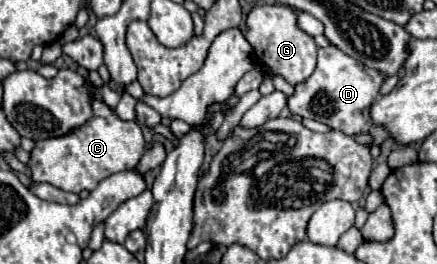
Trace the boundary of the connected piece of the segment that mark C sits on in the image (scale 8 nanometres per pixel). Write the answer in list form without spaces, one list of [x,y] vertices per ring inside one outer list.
[[[98,98],[94,100],[94,116],[82,128],[62,136],[36,142],[32,158],[28,162],[32,170],[32,180],[48,182],[64,192],[80,194],[82,190],[94,190],[100,180],[134,168],[144,154],[144,136],[136,122],[122,122],[114,110],[110,110]]]

